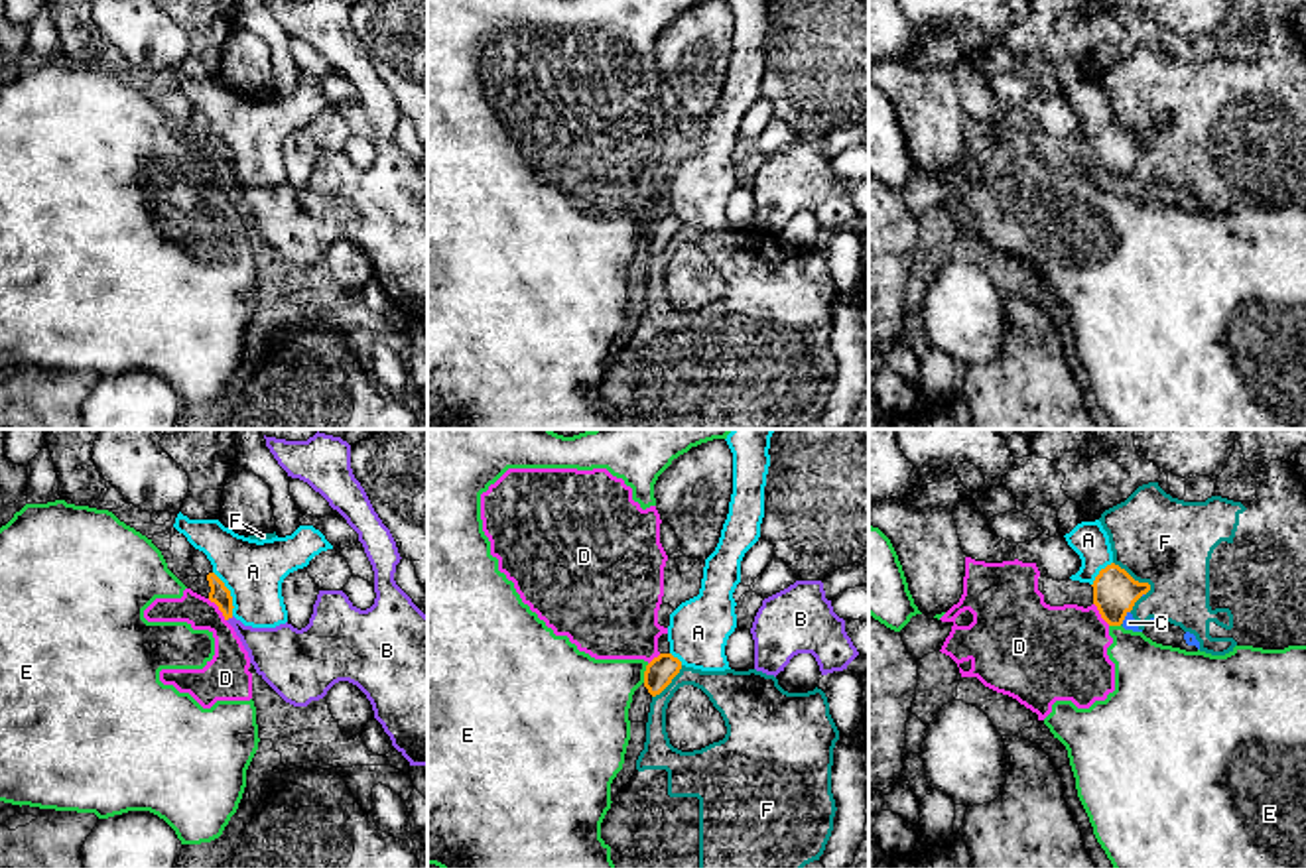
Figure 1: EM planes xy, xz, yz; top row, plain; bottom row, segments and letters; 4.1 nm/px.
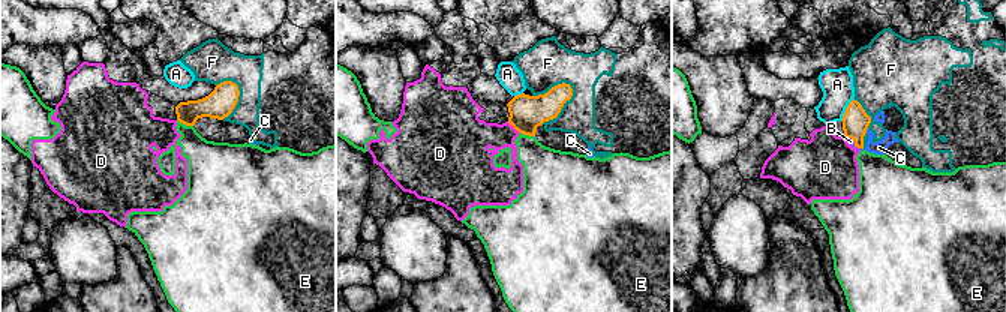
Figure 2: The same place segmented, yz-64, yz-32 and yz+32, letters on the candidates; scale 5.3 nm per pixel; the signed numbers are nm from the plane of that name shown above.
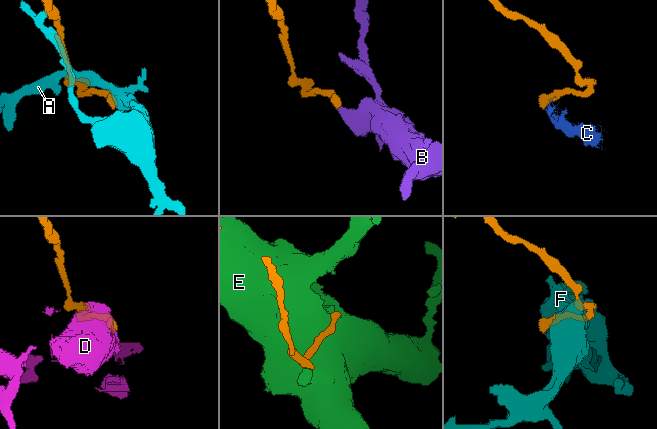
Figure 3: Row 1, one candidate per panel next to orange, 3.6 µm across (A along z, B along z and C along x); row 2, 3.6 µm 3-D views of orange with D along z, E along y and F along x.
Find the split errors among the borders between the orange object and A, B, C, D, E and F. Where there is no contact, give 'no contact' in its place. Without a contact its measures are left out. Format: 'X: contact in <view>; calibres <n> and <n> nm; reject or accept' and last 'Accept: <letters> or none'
A: contact in xy; calibres 80 and 240 nm; reject
B: contact in xy; calibres 80 and 220 nm; accept
C: contact in yz; calibres 180 and 60 nm; reject
D: contact in xy; calibres 80 and 160 nm; reject
E: contact in xz; calibres 120 and 320 nm; reject
F: contact in yz; calibres 180 and 360 nm; reject
Accept: B

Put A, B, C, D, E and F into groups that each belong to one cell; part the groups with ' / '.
A / B / C F / D E

